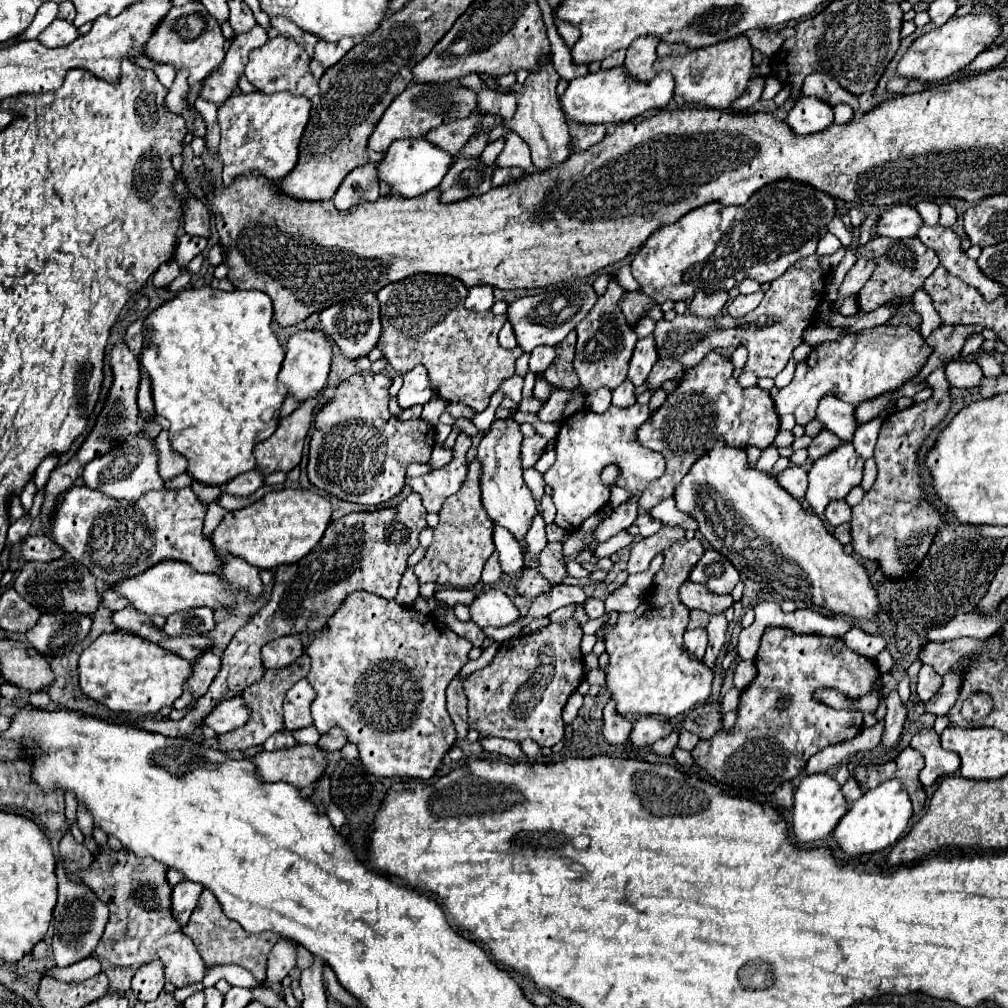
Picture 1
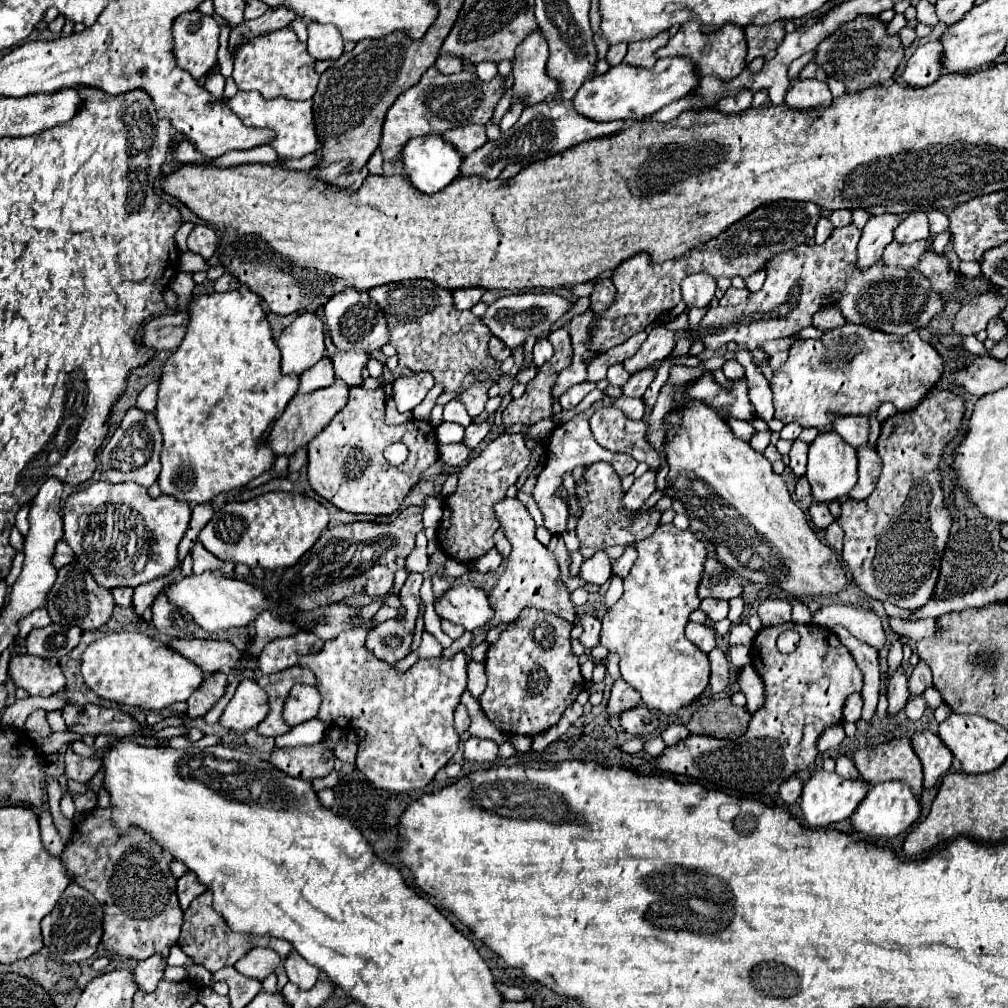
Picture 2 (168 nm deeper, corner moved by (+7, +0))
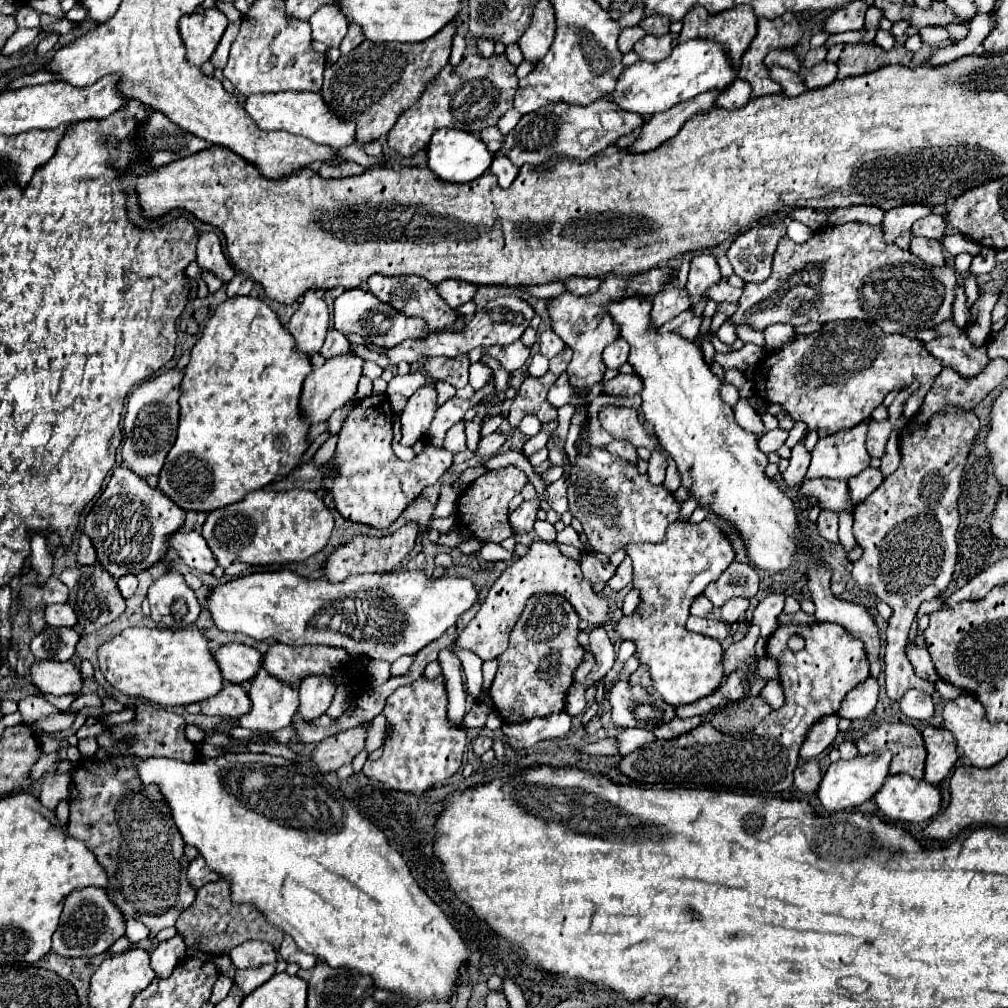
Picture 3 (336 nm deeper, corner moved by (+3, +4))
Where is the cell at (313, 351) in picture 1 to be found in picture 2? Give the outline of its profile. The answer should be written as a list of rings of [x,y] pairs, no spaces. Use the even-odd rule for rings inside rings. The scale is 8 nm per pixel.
[[[299,313],[297,319],[285,327],[279,335],[277,345],[281,349],[281,371],[301,375],[305,369],[313,367],[323,359],[323,323],[315,313]]]

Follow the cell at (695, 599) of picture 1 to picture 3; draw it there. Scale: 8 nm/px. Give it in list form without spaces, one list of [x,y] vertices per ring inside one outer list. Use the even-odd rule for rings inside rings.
[[[741,597],[729,599],[729,601],[721,607],[721,617],[723,617],[725,623],[735,623],[735,621],[739,619],[739,615],[741,615],[743,611],[747,611],[747,607],[749,607],[749,601],[747,601],[747,599],[741,599]]]

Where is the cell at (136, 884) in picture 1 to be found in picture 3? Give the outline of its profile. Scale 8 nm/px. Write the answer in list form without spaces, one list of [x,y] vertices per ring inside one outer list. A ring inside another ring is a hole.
[[[143,703],[135,709],[135,717],[127,725],[115,725],[111,727],[111,735],[99,735],[97,743],[109,753],[107,763],[97,763],[91,759],[85,765],[79,765],[73,773],[71,779],[71,813],[69,813],[69,823],[67,823],[67,833],[73,839],[85,841],[85,845],[95,853],[99,865],[107,873],[107,897],[111,899],[113,905],[119,907],[121,915],[125,919],[137,919],[149,929],[149,939],[155,939],[155,933],[159,933],[165,927],[173,927],[177,917],[189,909],[189,905],[195,899],[195,891],[189,887],[185,871],[189,861],[183,855],[183,839],[173,825],[171,811],[167,803],[161,799],[161,793],[157,787],[143,787],[139,781],[137,771],[133,771],[133,755],[145,757],[175,757],[175,759],[185,759],[193,761],[197,759],[195,749],[189,739],[185,739],[185,719],[177,713],[171,713],[167,709],[161,709],[159,705]]]

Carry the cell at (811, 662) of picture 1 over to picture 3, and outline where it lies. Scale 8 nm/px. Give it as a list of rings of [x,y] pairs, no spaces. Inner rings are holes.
[[[833,623],[779,625],[767,639],[767,657],[771,657],[779,667],[779,681],[785,691],[785,703],[781,709],[771,711],[771,715],[767,715],[753,729],[753,733],[731,737],[731,735],[723,735],[709,723],[703,723],[681,737],[675,737],[669,741],[657,739],[655,743],[649,743],[645,747],[633,751],[631,755],[623,757],[623,761],[619,763],[621,773],[629,775],[635,781],[643,781],[643,783],[675,783],[675,785],[695,783],[695,785],[709,787],[709,789],[747,793],[747,795],[779,793],[779,791],[789,789],[793,783],[793,771],[799,763],[799,749],[801,749],[807,733],[819,719],[823,719],[827,715],[835,715],[839,711],[845,695],[869,677],[869,661],[867,661],[863,643],[859,639],[851,637],[843,627],[833,625]],[[793,633],[799,633],[805,637],[805,649],[799,653],[793,653],[787,647],[787,639]]]

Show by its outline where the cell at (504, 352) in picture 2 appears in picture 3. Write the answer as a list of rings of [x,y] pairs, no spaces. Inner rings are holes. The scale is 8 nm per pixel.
[[[521,341],[511,343],[511,345],[503,345],[503,347],[501,347],[501,345],[477,347],[477,349],[473,349],[473,351],[469,353],[471,363],[479,361],[481,355],[491,355],[493,359],[497,359],[497,361],[501,363],[501,367],[503,367],[505,371],[511,373],[511,371],[521,369],[521,367],[527,363],[527,359],[529,359],[529,349],[527,349]]]

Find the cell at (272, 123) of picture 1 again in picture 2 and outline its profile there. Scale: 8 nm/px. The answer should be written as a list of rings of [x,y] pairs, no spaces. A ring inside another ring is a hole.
[[[239,91],[233,99],[227,99],[227,107],[249,127],[267,127],[277,133],[271,141],[271,147],[281,157],[303,157],[321,149],[313,123],[313,101],[291,101],[291,99],[261,99],[259,93]]]

